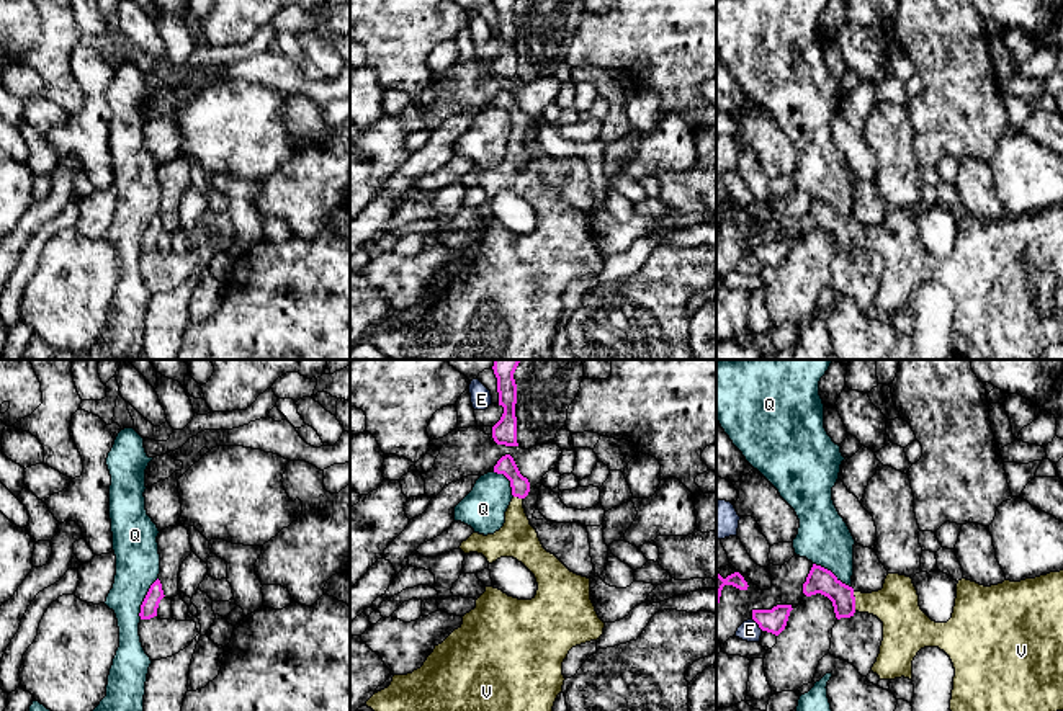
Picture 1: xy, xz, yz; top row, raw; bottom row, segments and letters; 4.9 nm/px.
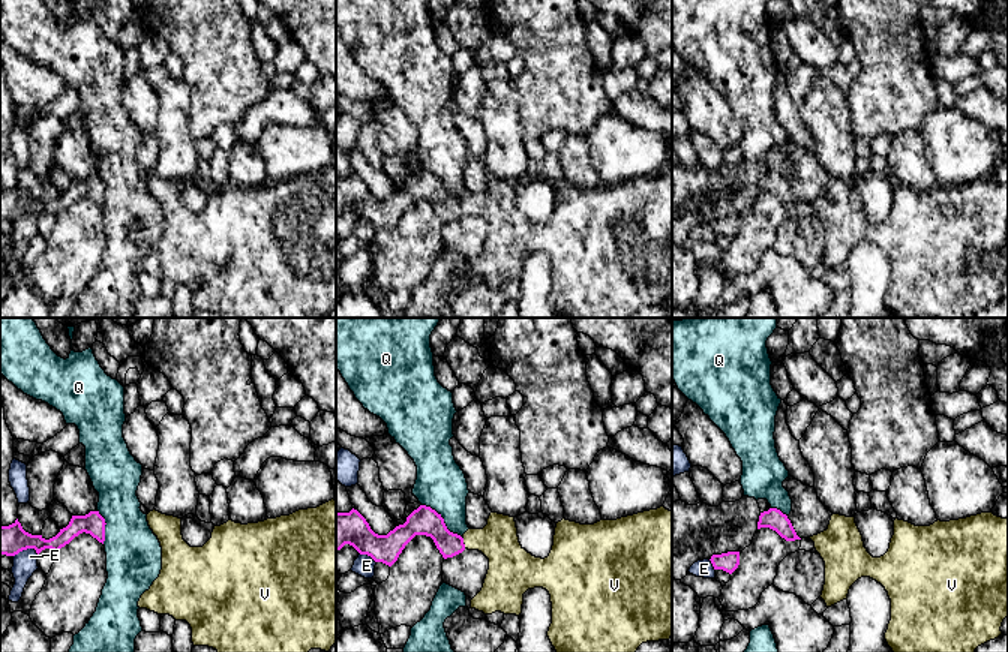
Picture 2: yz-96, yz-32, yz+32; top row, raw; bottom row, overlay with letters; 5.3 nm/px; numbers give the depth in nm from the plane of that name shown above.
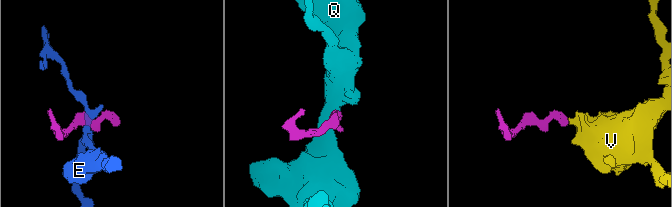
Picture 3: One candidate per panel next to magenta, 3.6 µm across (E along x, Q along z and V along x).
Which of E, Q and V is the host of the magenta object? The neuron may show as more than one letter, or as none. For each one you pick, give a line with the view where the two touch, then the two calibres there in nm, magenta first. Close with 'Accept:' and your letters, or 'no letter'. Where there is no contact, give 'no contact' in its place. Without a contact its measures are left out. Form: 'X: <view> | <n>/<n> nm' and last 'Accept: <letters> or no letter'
V: yz | 130/220 nm
Accept: V

